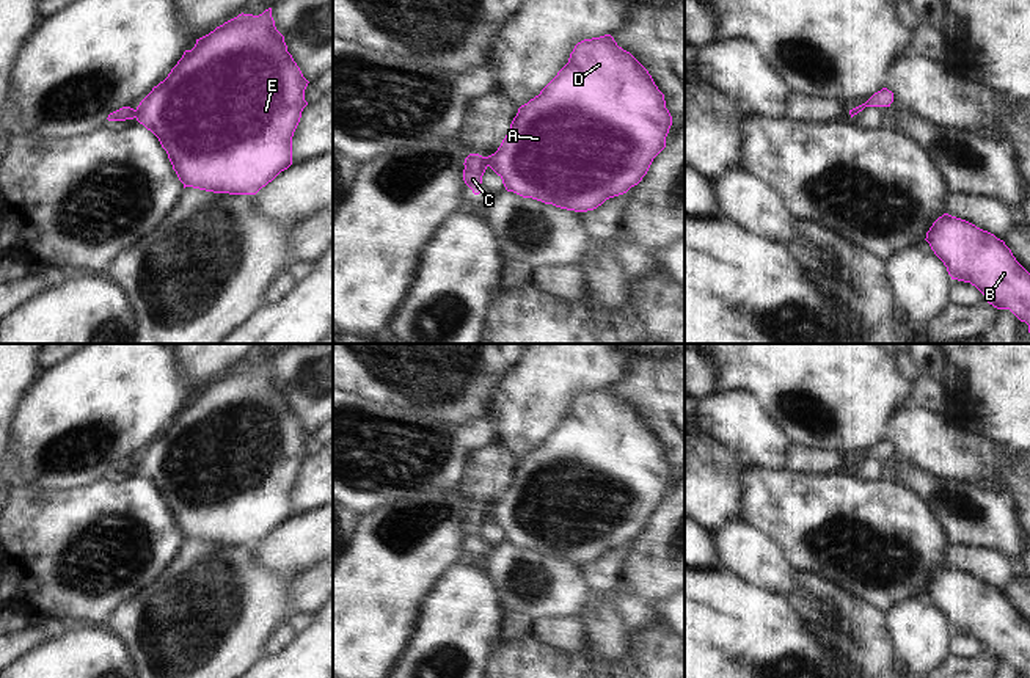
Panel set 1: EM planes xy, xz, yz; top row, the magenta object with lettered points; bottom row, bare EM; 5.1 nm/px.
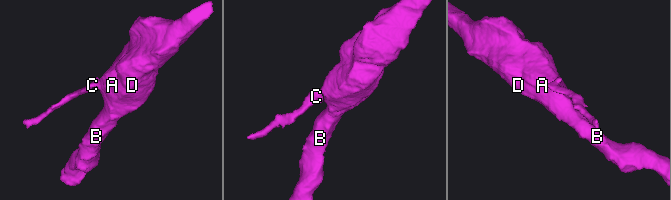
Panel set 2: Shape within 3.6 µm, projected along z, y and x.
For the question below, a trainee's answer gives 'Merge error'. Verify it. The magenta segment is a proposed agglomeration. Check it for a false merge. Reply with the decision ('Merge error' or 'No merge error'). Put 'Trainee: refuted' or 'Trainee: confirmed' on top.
Trainee: confirmed
Merge error.

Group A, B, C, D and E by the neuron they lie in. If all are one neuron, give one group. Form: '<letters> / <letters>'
A B D E / C

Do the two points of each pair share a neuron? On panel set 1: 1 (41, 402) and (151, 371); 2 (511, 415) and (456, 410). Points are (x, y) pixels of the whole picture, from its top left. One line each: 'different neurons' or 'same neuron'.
1: same neuron
2: different neurons

